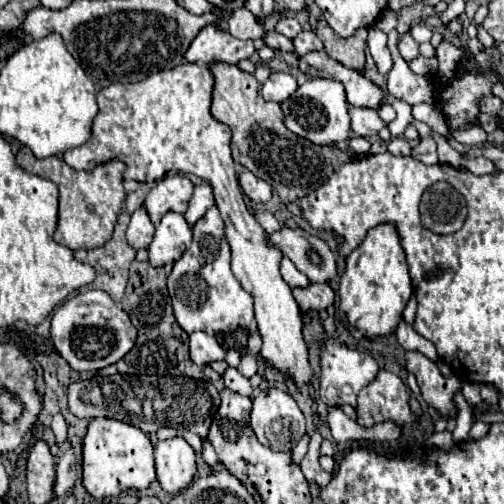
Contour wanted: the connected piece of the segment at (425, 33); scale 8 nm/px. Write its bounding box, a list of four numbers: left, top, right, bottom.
[410,24,432,44]

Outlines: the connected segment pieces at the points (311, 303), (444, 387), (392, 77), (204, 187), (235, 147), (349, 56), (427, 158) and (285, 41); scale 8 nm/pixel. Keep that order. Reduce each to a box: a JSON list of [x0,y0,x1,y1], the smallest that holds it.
[[292,284,334,312],[406,352,460,416],[388,30,434,104],[184,182,214,226],[210,62,352,204],[310,8,366,72],[410,136,438,164],[264,32,294,52]]

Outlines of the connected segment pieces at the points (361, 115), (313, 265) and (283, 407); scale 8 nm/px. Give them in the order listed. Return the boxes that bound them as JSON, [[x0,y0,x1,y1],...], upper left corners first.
[[348,106,386,140],[270,228,336,282],[250,388,306,452]]

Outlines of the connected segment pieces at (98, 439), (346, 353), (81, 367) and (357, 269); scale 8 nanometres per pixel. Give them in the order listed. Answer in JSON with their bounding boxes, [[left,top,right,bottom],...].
[[82,418,156,500],[320,340,378,406],[52,290,138,372],[340,222,412,338]]

